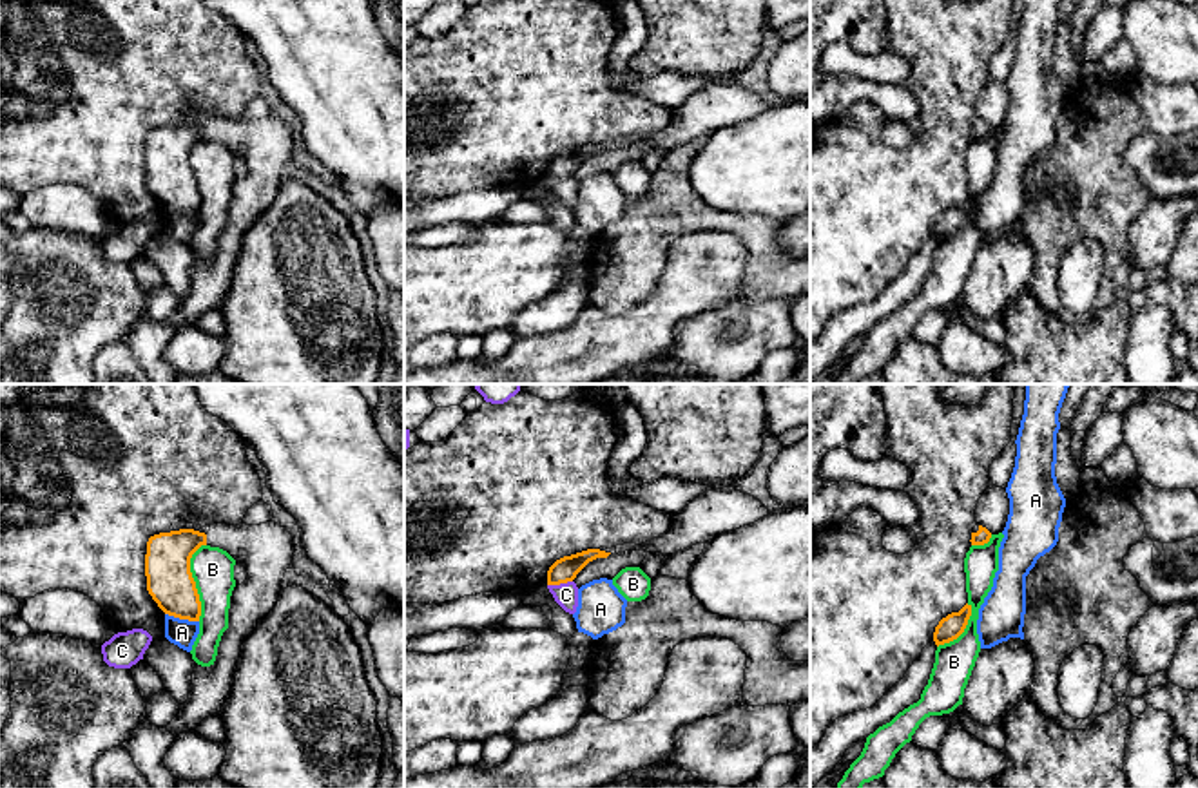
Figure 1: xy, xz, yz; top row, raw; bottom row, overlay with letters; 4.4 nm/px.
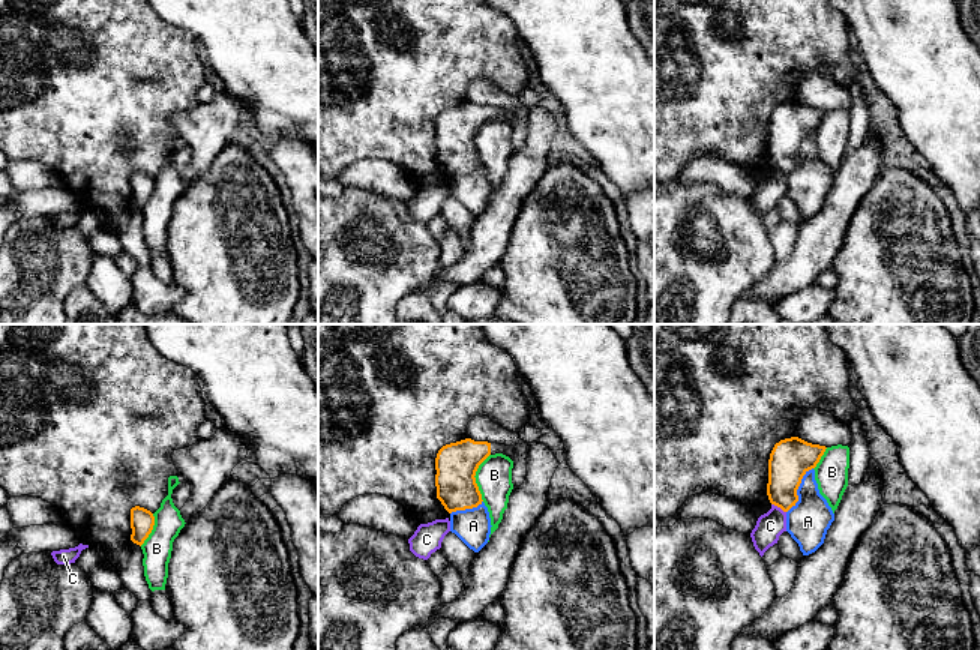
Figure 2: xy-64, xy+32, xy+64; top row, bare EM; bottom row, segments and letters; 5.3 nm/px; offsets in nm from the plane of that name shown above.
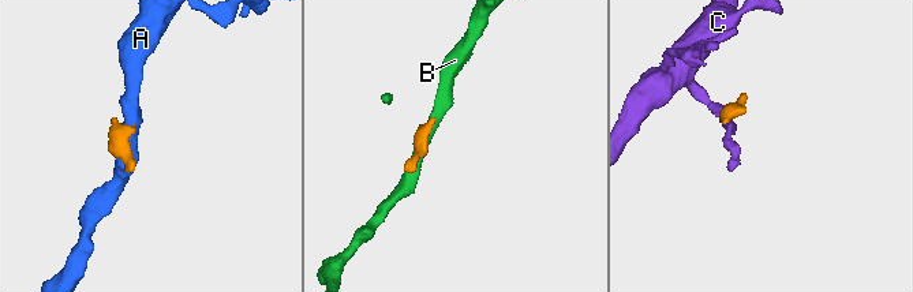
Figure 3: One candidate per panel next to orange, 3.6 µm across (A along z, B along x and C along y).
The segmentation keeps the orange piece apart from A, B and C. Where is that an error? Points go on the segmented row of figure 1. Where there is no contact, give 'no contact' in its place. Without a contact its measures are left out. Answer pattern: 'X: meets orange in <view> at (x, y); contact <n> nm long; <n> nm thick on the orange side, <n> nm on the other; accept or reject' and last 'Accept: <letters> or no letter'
A: meets orange in xy at (182, 618); contact 160 nm long; 200 nm thick on the orange side, 120 nm on the other; reject
B: meets orange in xy at (194, 582); contact 340 nm long; 200 nm thick on the orange side, 190 nm on the other; reject
C: meets orange in xz at (559, 584); contact 110 nm long; 110 nm thick on the orange side, 110 nm on the other; reject
Accept: no letter

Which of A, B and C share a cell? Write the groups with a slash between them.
A / B / C

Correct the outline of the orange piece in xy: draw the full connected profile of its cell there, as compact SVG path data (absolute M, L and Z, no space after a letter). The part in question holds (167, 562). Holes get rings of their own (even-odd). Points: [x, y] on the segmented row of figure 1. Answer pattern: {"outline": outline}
{"outline": "M275 522L214 524L199 531L154 534L147 542L145 554L147 591L169 616L199 621L201 601L190 572L190 558L201 545L219 547L241 562L246 580L232 591L228 629L221 636L216 661L210 667L196 663L188 699L165 726L174 737L196 730L205 717L219 714L241 645L274 609L295 553L292 534Z"}

